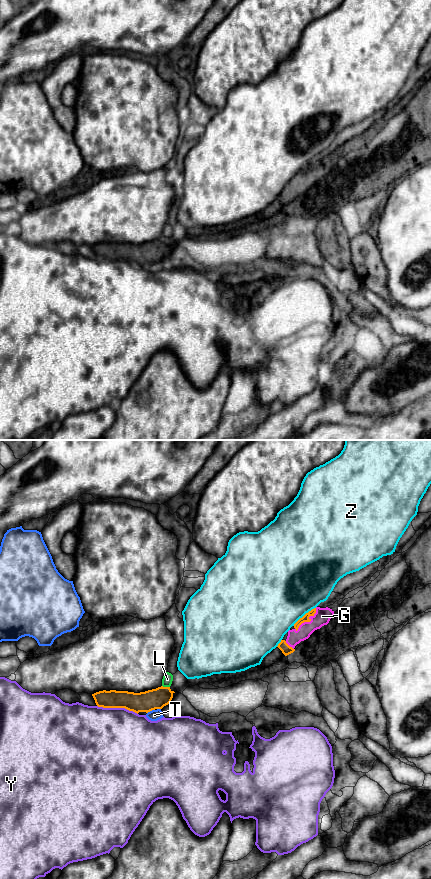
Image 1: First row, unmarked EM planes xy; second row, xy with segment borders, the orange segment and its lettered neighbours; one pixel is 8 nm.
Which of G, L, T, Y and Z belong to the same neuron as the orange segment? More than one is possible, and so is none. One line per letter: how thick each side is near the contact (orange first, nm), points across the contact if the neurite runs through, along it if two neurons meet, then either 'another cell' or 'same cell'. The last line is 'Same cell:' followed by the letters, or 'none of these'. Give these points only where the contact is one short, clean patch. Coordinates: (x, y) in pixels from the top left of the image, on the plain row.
G: 60/130 nm | across xy (305, 170), (309, 173), (322, 168) | same cell
L: 160/80 nm | another cell
T: 160/90 nm | along xy (154, 261), (147, 265) | another cell
Y: 160/500 nm | another cell
Z: 60/500 nm | another cell
Same cell: G

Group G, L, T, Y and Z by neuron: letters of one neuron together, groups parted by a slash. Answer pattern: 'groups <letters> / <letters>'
groups G / L / T / Y / Z

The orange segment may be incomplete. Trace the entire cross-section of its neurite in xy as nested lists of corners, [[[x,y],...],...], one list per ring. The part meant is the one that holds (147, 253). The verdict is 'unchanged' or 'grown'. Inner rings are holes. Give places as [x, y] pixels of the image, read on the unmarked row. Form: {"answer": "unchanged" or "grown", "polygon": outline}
{"answer": "unchanged", "polygon": [[[161,238],[140,245],[103,242],[92,246],[92,248],[98,259],[125,260],[138,266],[162,261],[171,254],[174,245],[170,239]]]}

